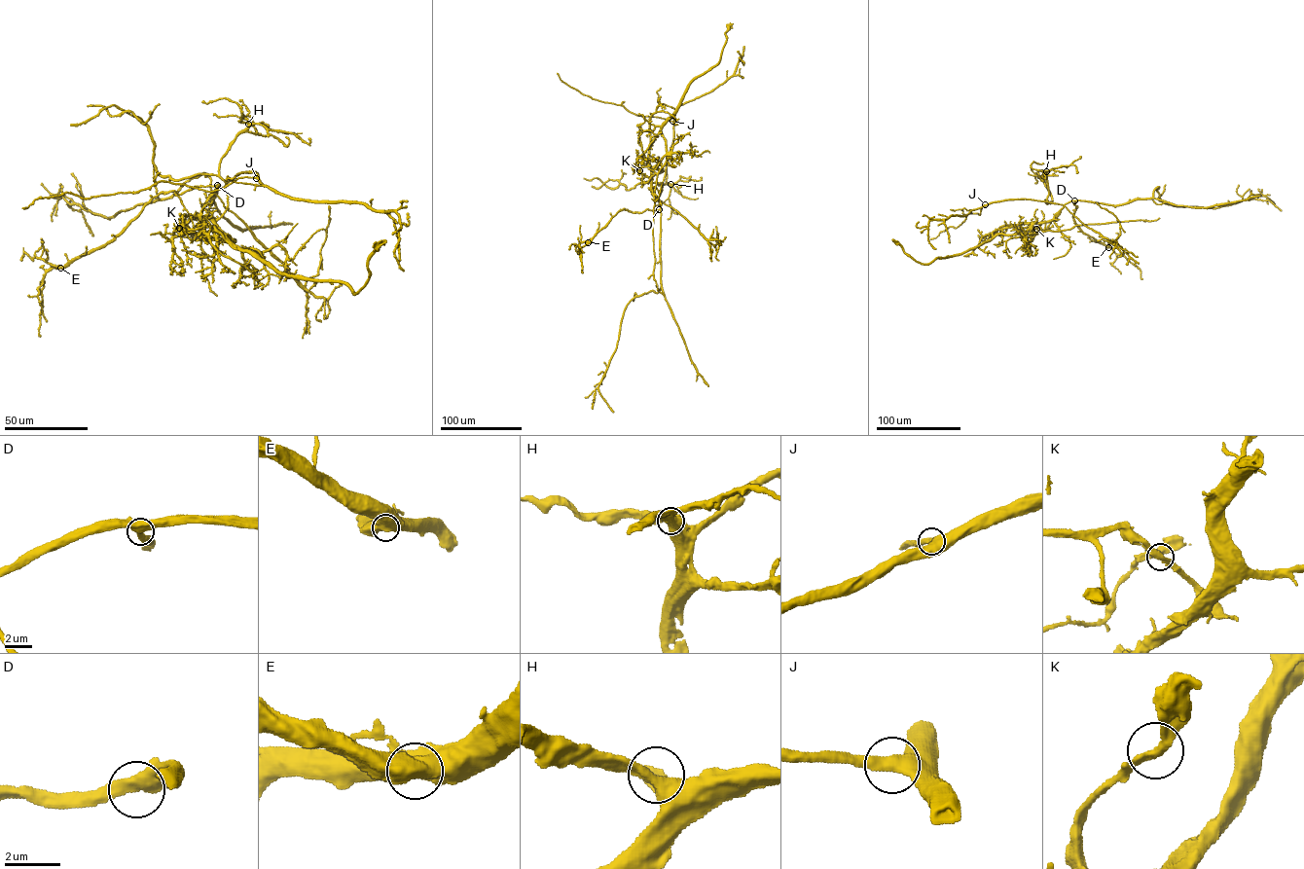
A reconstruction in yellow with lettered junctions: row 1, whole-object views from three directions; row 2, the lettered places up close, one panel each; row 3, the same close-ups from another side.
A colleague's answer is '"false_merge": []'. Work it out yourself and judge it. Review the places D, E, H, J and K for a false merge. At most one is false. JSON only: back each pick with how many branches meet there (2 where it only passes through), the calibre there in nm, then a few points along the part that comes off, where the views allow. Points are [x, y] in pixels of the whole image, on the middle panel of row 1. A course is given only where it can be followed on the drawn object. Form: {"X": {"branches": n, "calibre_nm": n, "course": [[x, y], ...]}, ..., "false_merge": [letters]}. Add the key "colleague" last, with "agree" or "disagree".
{"K": {"branches": 2, "calibre_nm": 360, "course": [[639, 170], [644, 153], [660, 133], [665, 141], [666, 159], [658, 174], [654, 207], [653, 275], [657, 290]]}, "false_merge": ["K"], "colleague": "disagree"}

